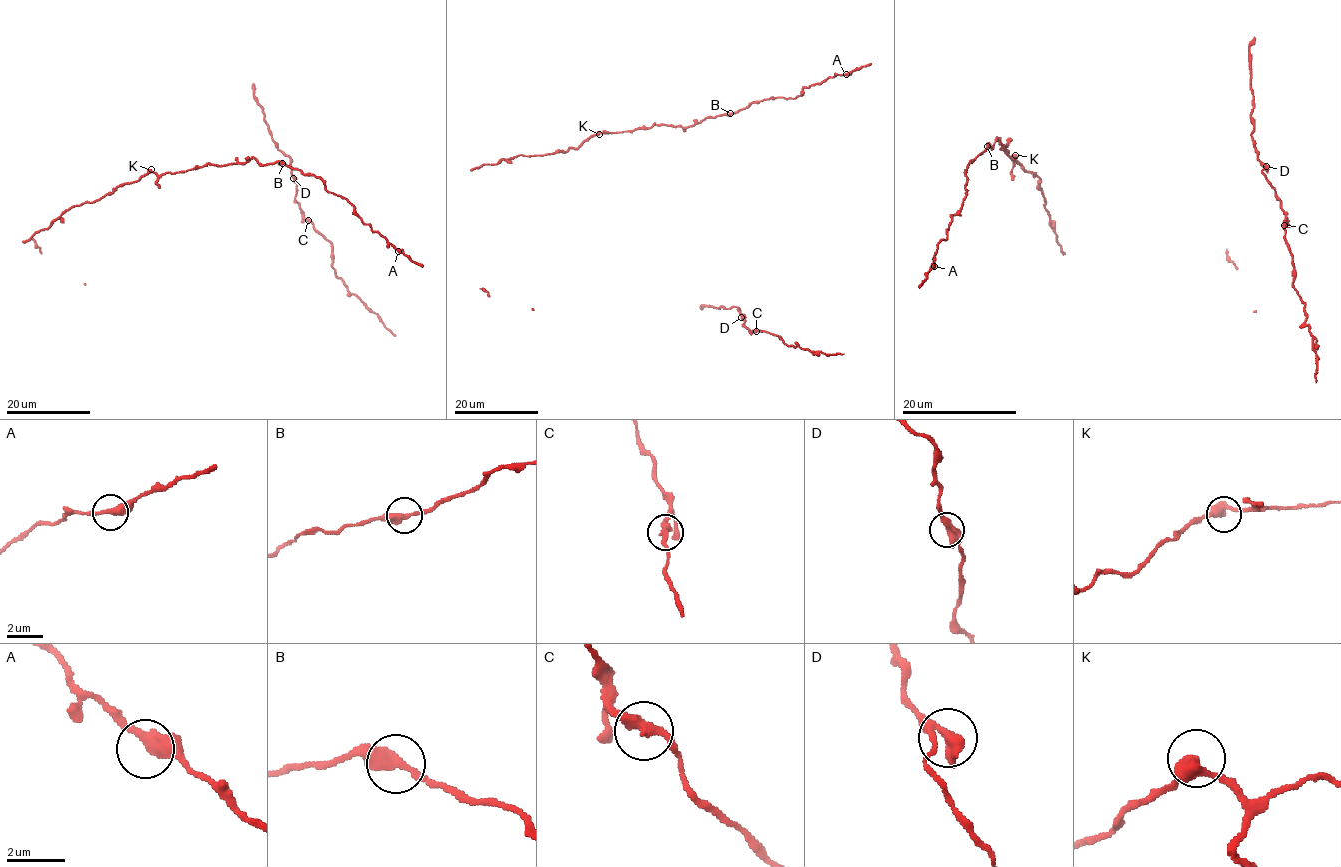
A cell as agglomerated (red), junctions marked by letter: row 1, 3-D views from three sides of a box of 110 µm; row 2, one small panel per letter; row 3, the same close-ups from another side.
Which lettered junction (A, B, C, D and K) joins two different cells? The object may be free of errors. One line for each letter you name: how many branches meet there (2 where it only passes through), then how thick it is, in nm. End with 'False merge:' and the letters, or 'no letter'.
False merge: no letter

